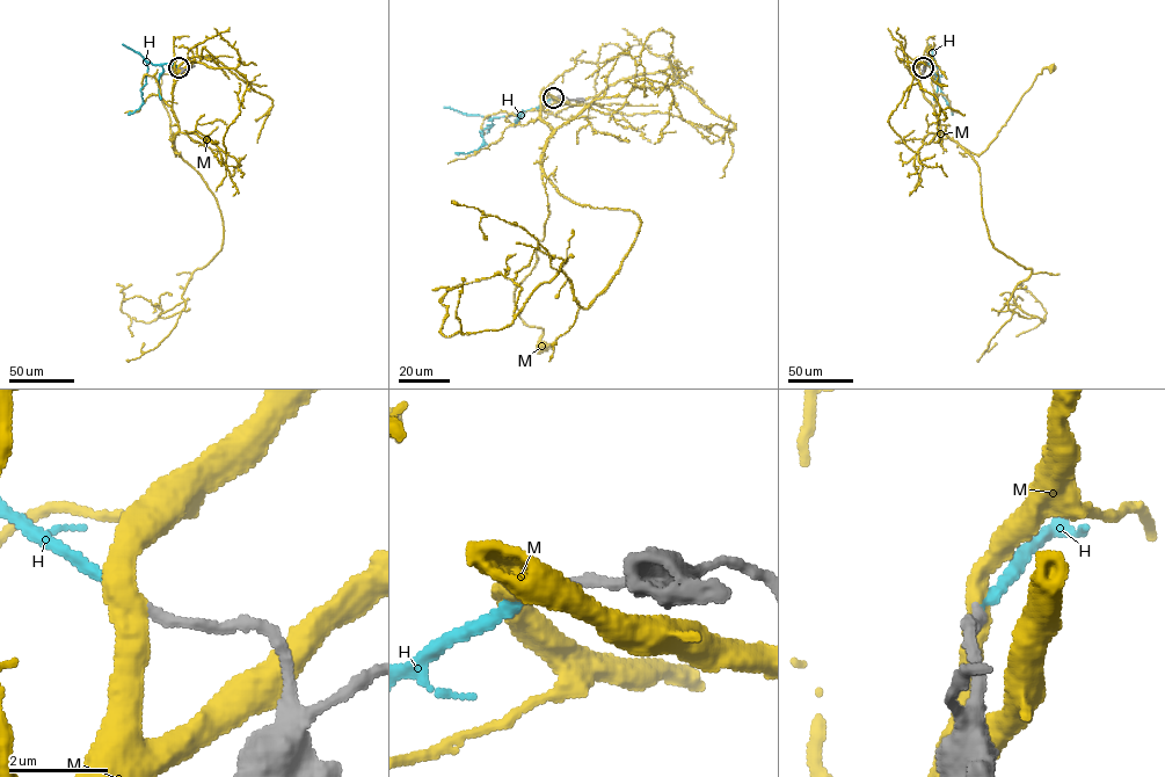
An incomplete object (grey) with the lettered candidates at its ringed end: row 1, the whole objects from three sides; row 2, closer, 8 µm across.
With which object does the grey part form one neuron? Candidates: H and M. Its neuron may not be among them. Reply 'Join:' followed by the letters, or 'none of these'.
Join: H

